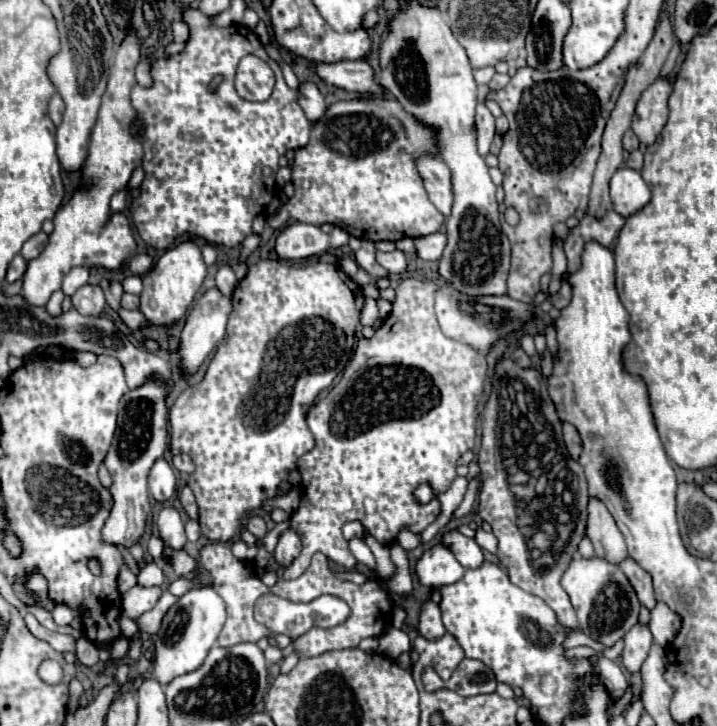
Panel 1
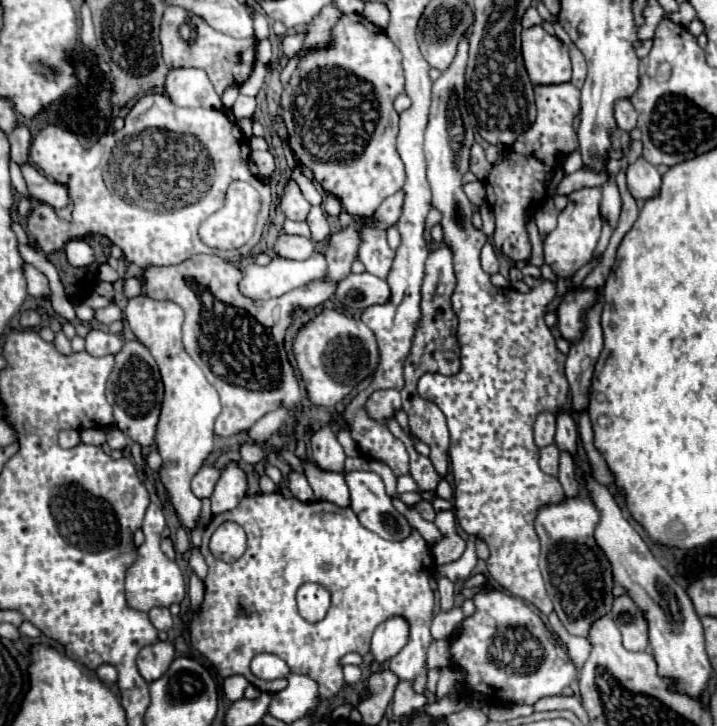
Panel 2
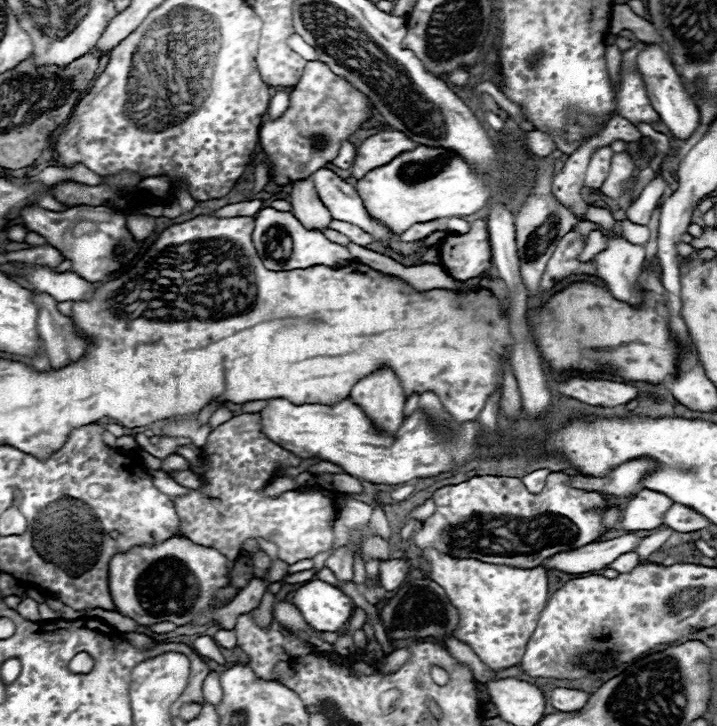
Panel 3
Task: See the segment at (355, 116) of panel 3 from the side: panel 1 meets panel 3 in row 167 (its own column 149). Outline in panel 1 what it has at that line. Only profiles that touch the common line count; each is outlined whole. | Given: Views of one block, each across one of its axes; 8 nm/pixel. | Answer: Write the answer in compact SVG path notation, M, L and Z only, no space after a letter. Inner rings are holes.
M182 242L176 248L166 250L166 254L142 276L144 290L140 294L140 312L152 326L170 326L178 322L190 308L198 288L206 278L206 266L202 262L200 248L194 242Z

